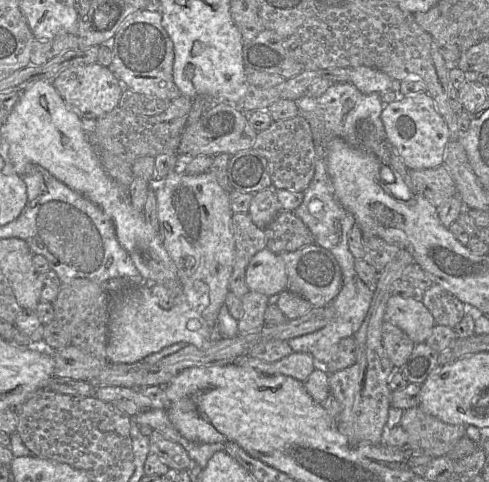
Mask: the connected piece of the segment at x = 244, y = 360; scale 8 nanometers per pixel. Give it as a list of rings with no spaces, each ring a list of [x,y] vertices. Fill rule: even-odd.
[[[293,352],[287,357],[272,363],[263,362],[249,356],[238,358],[234,363],[262,374],[286,375],[301,382],[304,382],[318,366],[312,355],[304,352]]]

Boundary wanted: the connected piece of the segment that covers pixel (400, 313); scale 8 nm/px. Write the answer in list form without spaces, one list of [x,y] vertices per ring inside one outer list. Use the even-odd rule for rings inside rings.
[[[394,295],[387,301],[385,320],[403,330],[415,344],[424,343],[436,325],[422,301]]]

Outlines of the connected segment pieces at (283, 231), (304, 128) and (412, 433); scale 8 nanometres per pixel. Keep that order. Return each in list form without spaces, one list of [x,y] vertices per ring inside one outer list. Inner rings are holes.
[[[281,211],[265,228],[266,248],[274,253],[292,252],[314,244],[314,237],[294,212]]]
[[[297,115],[273,121],[267,129],[258,132],[252,149],[266,159],[272,187],[276,190],[304,192],[310,185],[315,173],[316,147],[311,127],[304,117]]]
[[[419,406],[411,407],[404,410],[400,425],[408,434],[409,442],[412,446],[419,446],[428,451],[433,457],[447,455],[465,435],[466,425],[452,425],[445,423],[437,417],[423,411]]]

